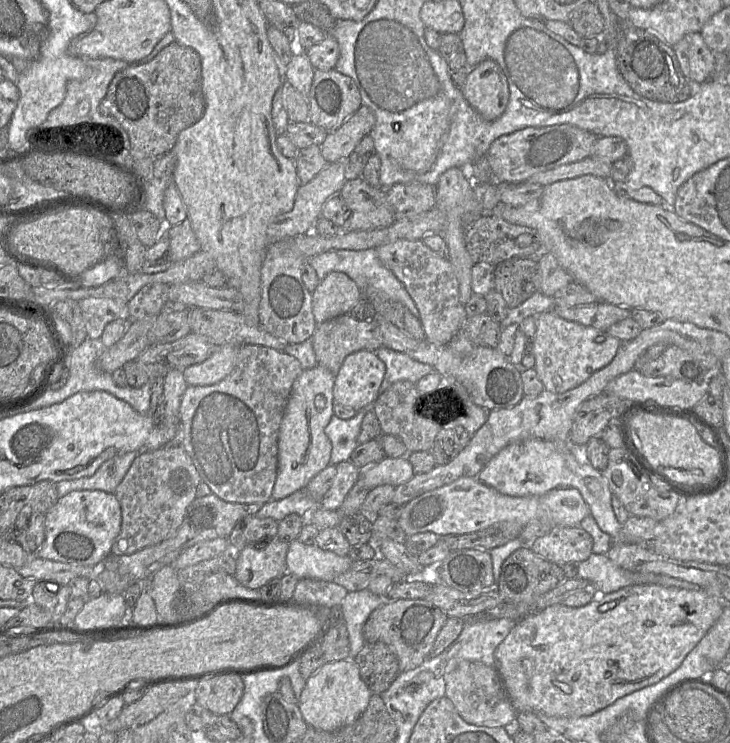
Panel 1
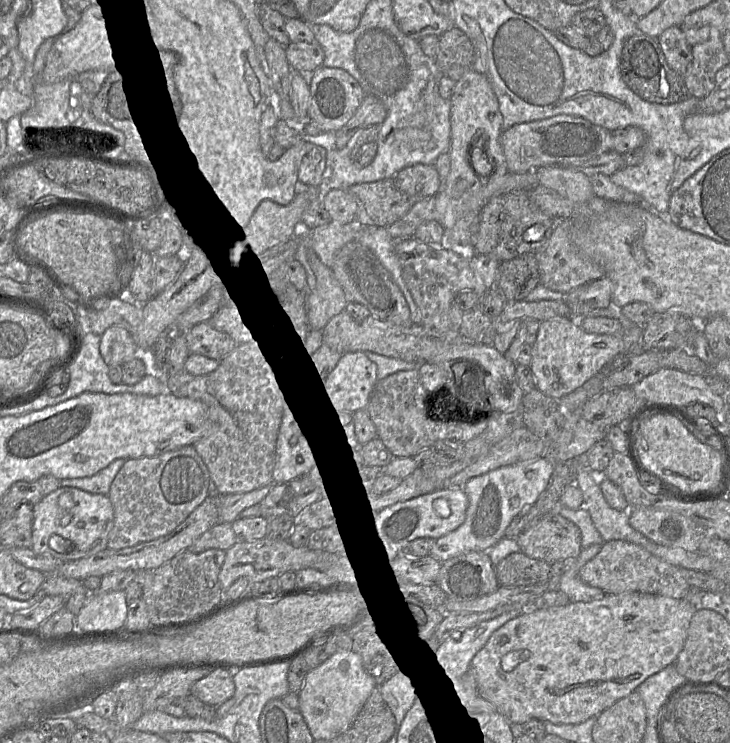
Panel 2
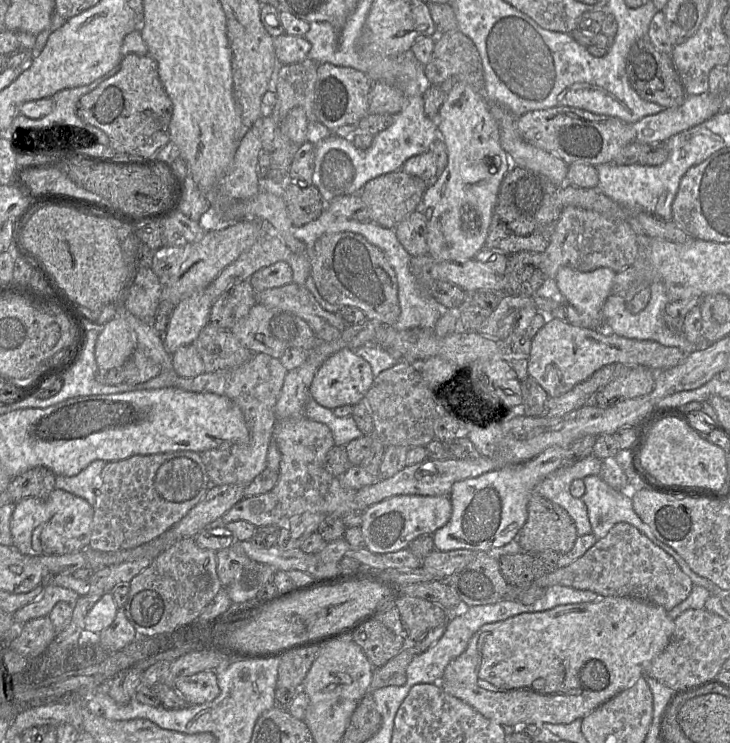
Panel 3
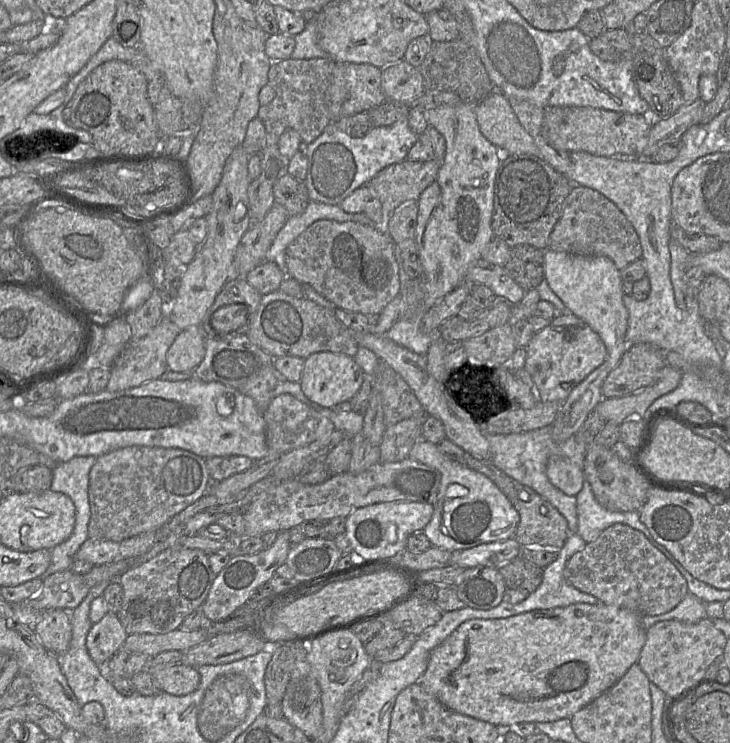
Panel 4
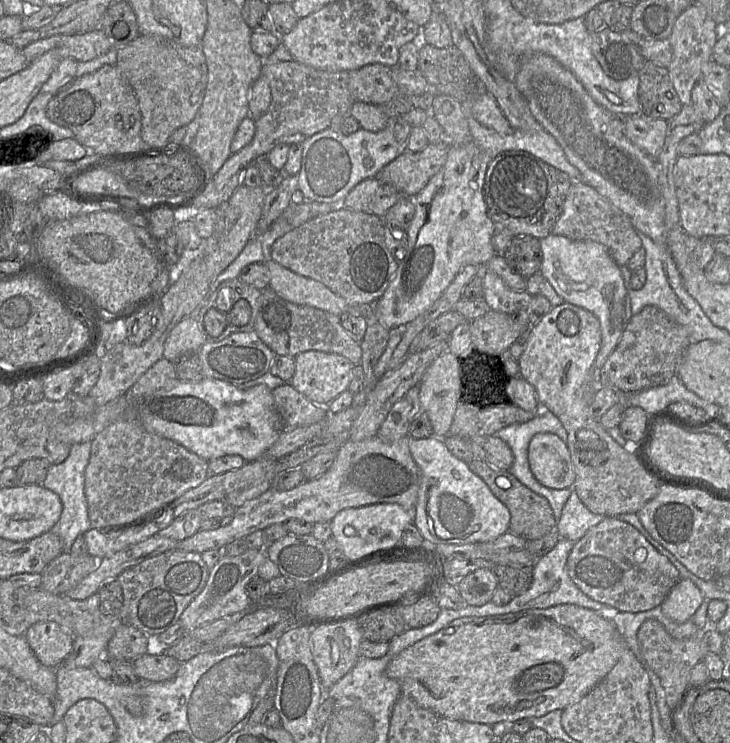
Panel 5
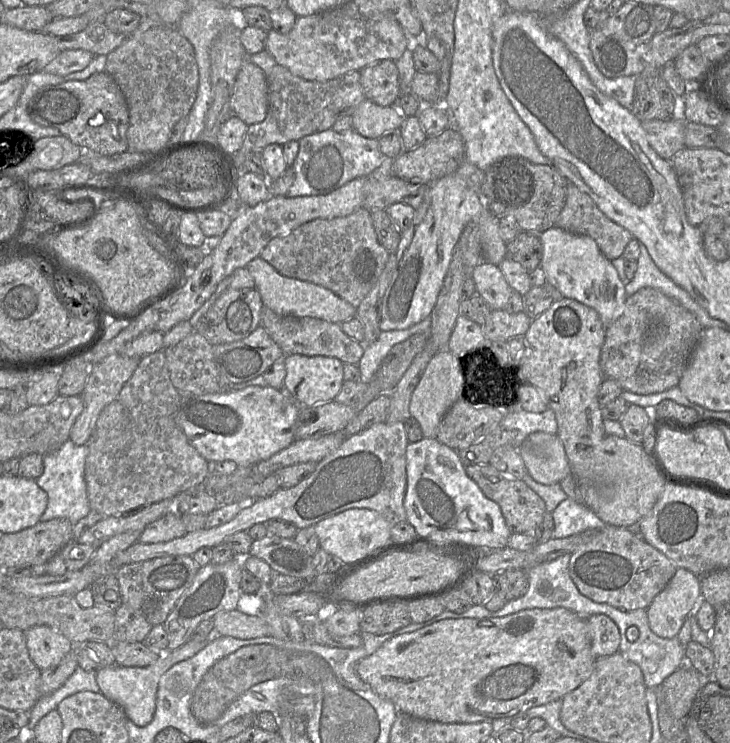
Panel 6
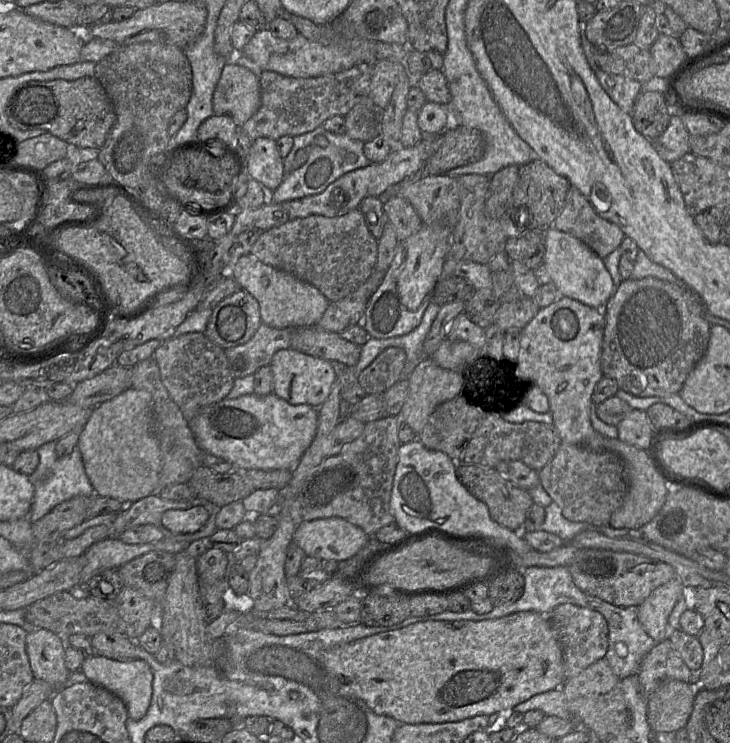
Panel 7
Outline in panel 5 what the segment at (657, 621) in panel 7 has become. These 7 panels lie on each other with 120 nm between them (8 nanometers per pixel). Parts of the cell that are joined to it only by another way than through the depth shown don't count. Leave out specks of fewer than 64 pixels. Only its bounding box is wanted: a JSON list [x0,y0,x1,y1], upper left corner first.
[660,579,704,623]

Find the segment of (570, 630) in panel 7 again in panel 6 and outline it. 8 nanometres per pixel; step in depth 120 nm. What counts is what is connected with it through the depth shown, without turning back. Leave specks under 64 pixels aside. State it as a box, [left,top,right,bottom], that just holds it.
[586,614,620,658]

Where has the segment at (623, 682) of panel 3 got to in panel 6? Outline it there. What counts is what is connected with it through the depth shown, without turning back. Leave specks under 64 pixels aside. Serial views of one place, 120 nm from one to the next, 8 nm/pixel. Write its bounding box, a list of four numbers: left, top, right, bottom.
[356,607,596,723]

